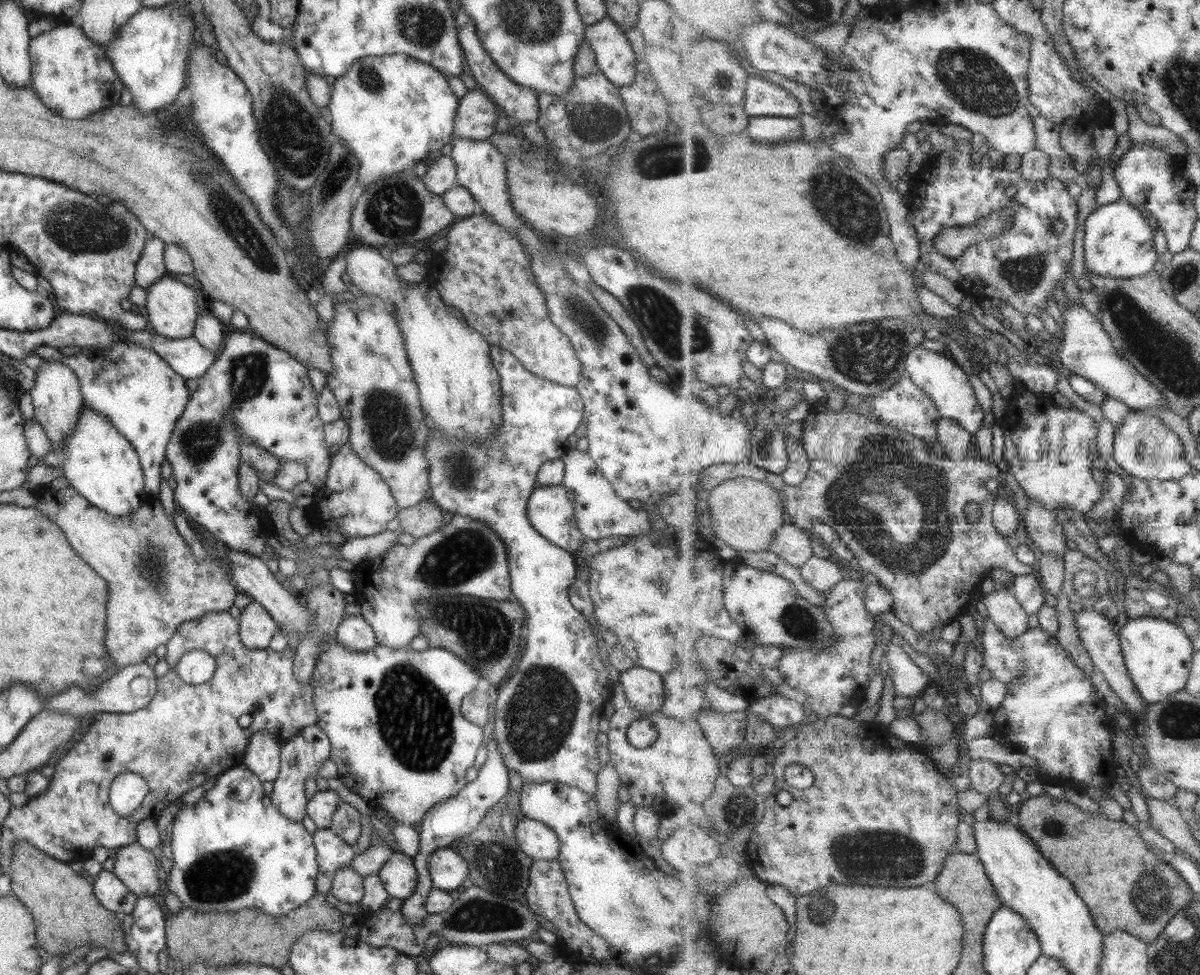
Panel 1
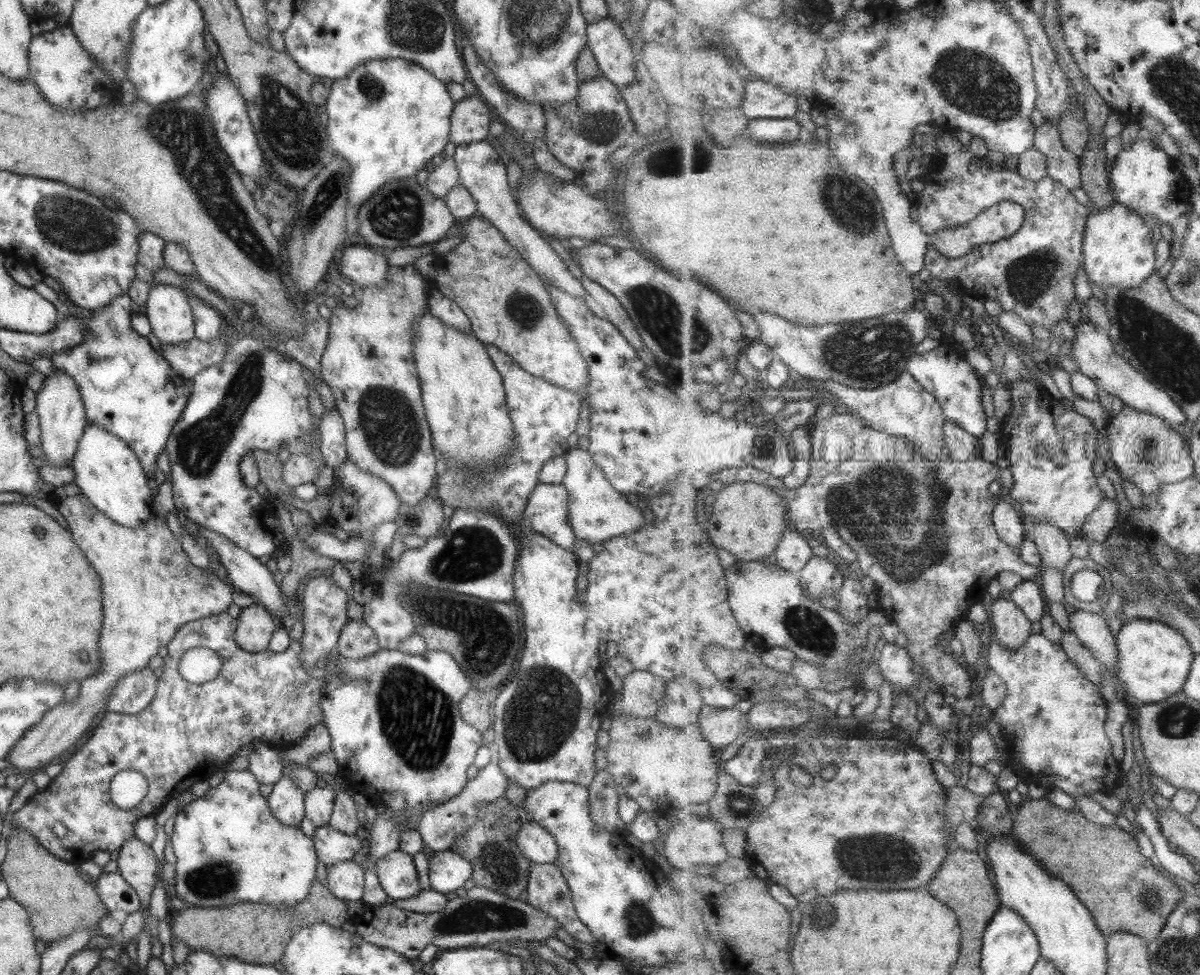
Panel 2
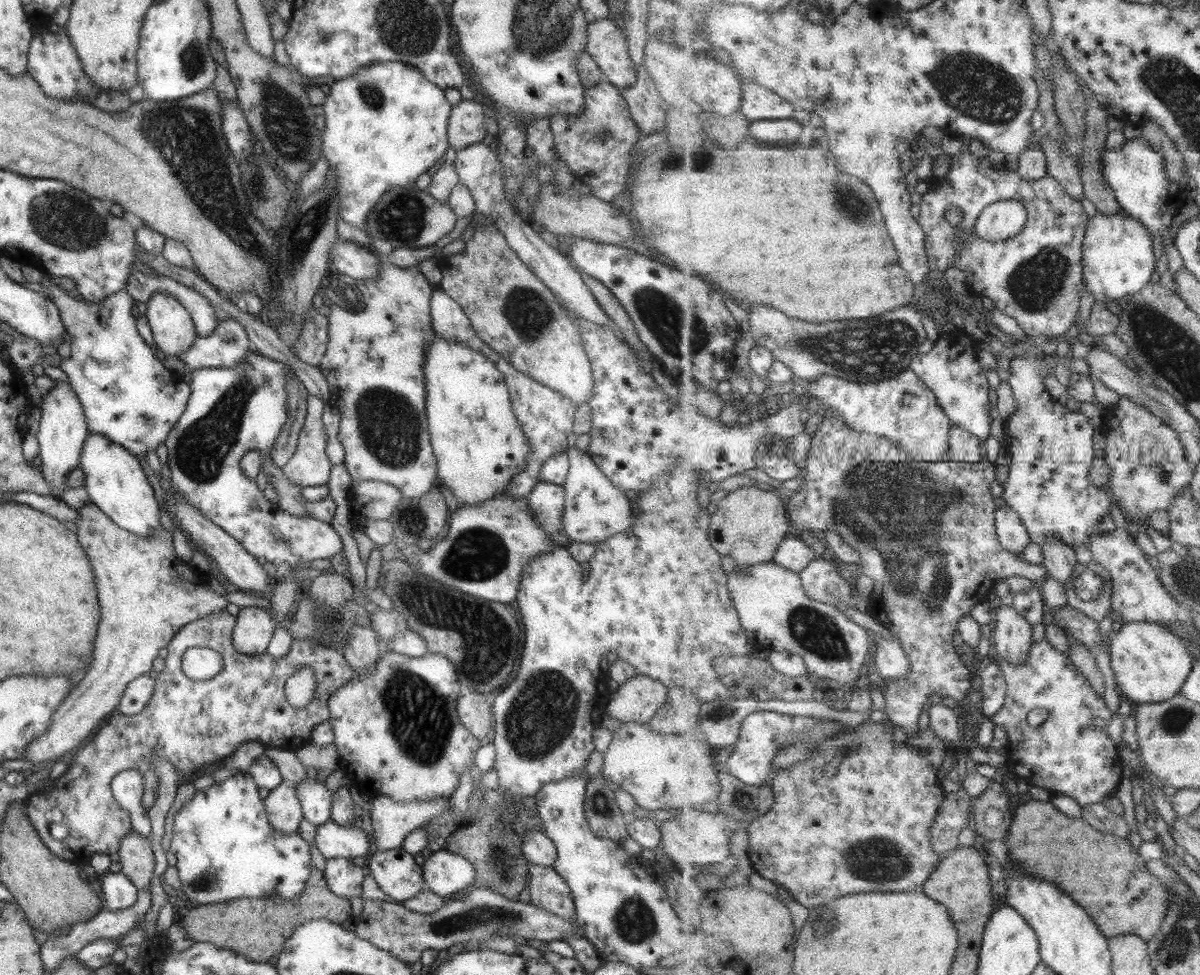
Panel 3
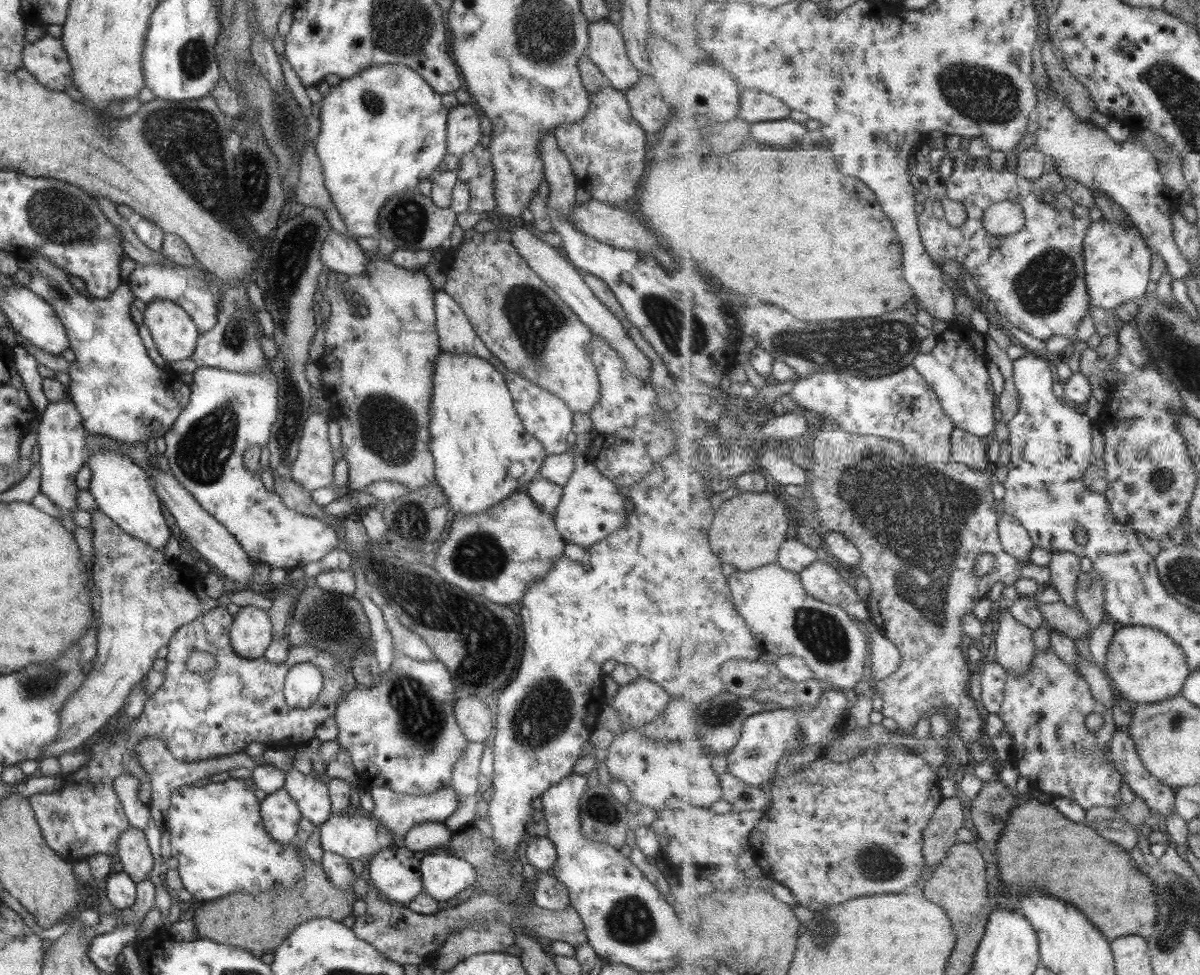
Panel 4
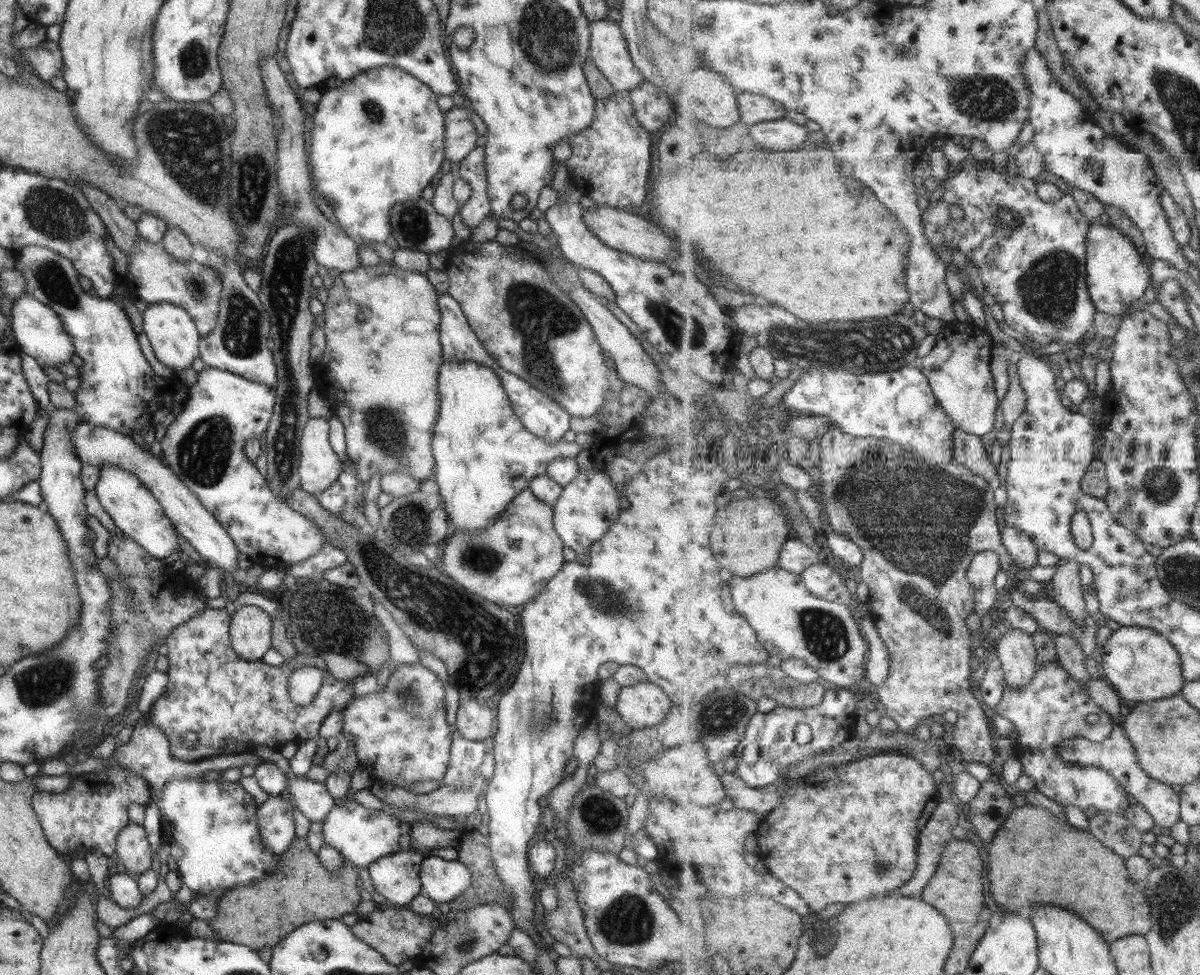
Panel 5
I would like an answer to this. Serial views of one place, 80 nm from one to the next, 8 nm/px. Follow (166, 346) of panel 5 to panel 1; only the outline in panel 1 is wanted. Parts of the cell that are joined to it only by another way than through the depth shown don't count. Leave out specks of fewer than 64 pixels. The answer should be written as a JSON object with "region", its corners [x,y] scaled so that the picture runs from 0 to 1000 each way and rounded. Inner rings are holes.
{"region":[[[137,282],[124,293],[120,315],[123,319],[123,334],[128,338],[131,345],[144,349],[160,346],[166,319],[163,312],[163,296],[151,291],[146,285]]]}

